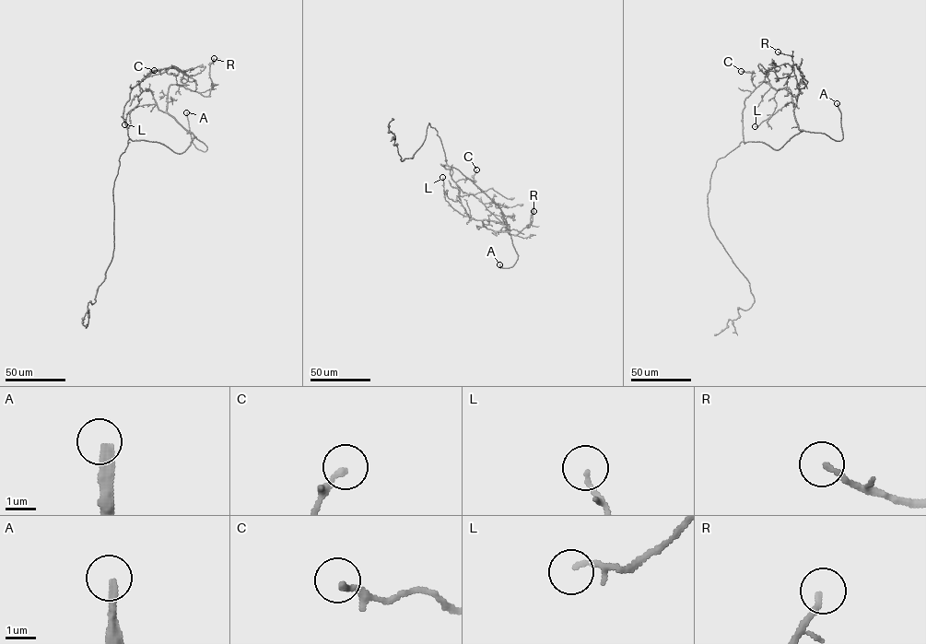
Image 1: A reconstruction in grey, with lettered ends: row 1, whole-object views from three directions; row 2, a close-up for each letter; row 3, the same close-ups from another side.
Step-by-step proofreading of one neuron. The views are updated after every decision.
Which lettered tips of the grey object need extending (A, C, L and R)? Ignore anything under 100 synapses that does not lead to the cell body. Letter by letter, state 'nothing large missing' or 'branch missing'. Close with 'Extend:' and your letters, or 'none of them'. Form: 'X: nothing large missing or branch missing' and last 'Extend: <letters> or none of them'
A: branch missing
C: nothing large missing
L: nothing large missing
R: nothing large missing
Extend: A

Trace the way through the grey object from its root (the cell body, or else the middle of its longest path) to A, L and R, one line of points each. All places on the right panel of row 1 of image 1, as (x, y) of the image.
A: (743, 142), (762, 142), (779, 149), (802, 130), (824, 133), (840, 141), (843, 134), (837, 103)
L: (743, 142), (762, 142), (779, 149), (802, 131), (796, 121), (791, 101), (755, 126)
R: (743, 142), (779, 149), (802, 131), (793, 110), (800, 79), (805, 84), (797, 87), (792, 56), (778, 52)

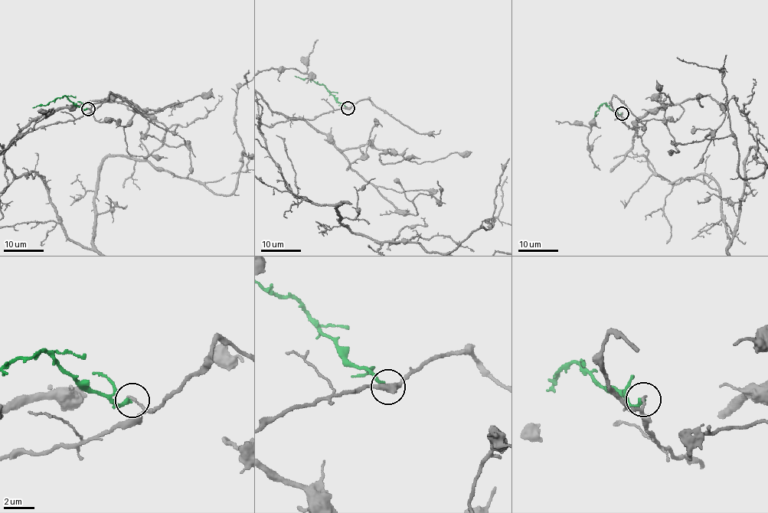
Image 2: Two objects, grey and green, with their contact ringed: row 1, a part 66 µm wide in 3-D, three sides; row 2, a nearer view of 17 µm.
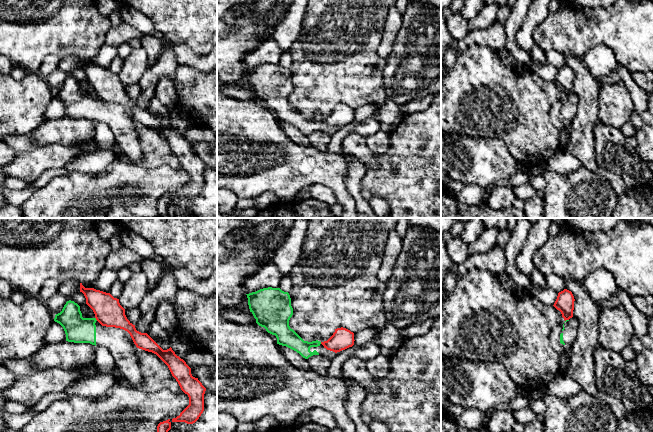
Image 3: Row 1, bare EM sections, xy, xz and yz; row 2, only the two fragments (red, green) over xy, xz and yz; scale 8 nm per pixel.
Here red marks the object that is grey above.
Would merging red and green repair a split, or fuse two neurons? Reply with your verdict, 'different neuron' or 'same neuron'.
different neuron

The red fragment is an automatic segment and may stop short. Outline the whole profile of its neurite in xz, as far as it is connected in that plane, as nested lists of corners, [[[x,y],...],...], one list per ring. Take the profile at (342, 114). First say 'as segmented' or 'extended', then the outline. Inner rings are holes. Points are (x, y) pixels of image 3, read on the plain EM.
as segmented | [[[337,104],[333,111],[321,120],[327,126],[333,127],[335,129],[345,126],[354,121],[354,109],[346,104]]]

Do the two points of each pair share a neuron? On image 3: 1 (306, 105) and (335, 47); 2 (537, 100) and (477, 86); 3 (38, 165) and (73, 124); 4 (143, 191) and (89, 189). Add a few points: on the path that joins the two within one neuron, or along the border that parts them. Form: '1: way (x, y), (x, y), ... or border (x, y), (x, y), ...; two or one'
1: way (316, 91), (335, 72), (335, 61); one
2: way (522, 110), (501, 110), (492, 101); one
3: border (79, 145), (46, 144), (33, 149); two
4: way (130, 191), (102, 191); one

